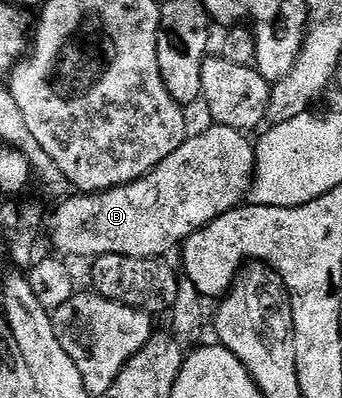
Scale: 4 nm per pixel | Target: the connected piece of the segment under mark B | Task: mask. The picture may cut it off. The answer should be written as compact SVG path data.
M211 123L203 132L187 135L186 140L173 154L168 154L160 166L146 176L113 188L107 192L70 194L54 212L50 220L49 243L54 243L55 253L63 257L104 254L124 254L132 258L162 258L185 244L193 232L199 232L205 224L220 218L225 212L239 207L250 195L250 183L254 181L254 144L245 131Z

